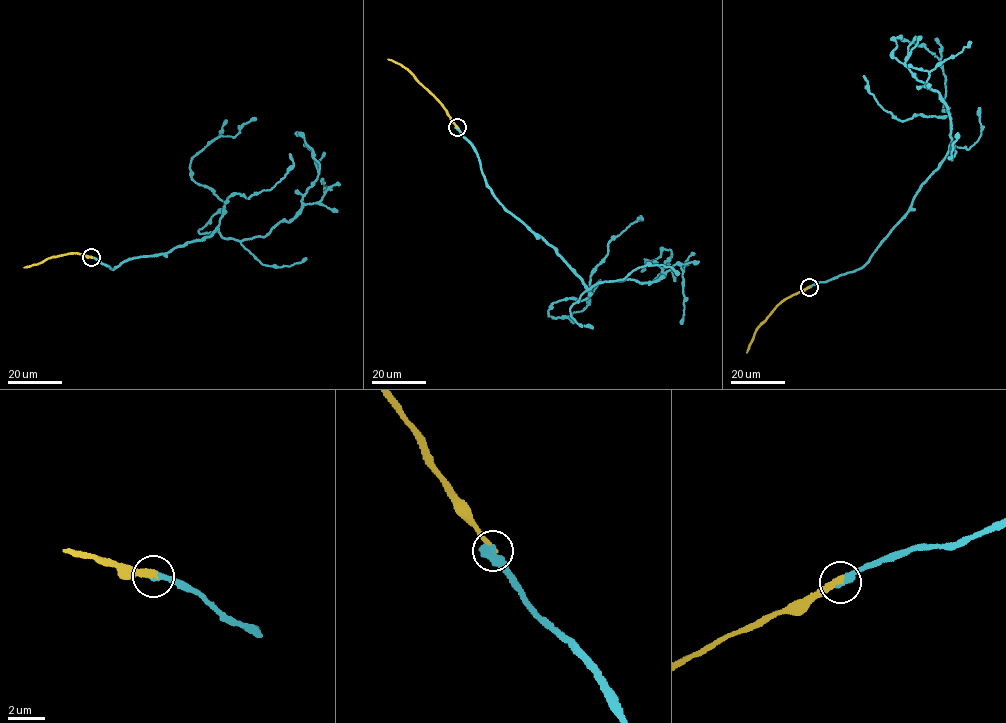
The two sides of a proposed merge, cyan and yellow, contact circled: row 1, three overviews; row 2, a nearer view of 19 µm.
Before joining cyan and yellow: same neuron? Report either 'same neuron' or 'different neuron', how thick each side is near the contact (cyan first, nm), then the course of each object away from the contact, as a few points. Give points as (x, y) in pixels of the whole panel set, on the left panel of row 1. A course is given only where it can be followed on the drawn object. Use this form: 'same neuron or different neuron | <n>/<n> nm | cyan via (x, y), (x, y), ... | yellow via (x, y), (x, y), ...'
same neuron | 480/320 nm | cyan via (91, 257), (112, 269), (217, 229), (243, 241), (290, 221), (320, 165), (294, 133) | yellow via (91, 257), (72, 253), (24, 267)

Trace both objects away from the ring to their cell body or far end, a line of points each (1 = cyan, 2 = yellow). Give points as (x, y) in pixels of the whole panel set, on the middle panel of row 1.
1: (457, 127), (503, 207), (553, 246), (588, 289), (604, 281), (656, 281), (671, 250), (662, 249), (641, 271)
2: (457, 127), (412, 74), (388, 59)

